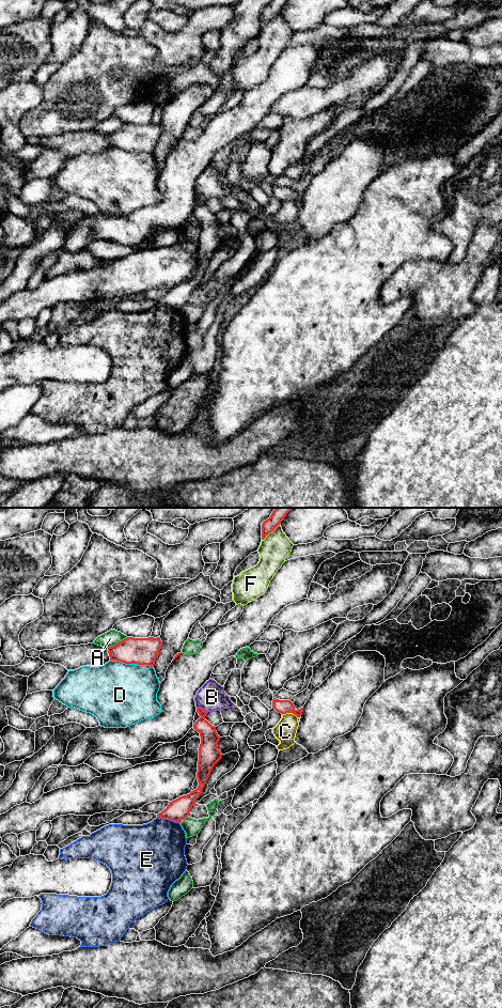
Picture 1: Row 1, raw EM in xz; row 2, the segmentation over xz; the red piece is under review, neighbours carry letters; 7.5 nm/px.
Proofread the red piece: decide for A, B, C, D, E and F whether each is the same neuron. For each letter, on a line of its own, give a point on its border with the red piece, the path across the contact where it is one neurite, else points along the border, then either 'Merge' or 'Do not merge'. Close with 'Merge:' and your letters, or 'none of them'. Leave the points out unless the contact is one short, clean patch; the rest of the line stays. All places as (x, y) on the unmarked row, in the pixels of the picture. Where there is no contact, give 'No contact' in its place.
A: Touches red at xz (118, 129). Do not merge
B: Touches red at xz (201, 195). Do not merge
C: Touches red at xz (289, 199). Boundary: xz (282, 200), (293, 200), (297, 204). Do not merge
D: Touches red at xz (131, 150). Do not merge
E: Touches red at xz (169, 306). Boundary: xz (157, 303), (179, 310). Do not merge
F: Touches red at xz (270, 18). Do not merge
Merge: none of them

